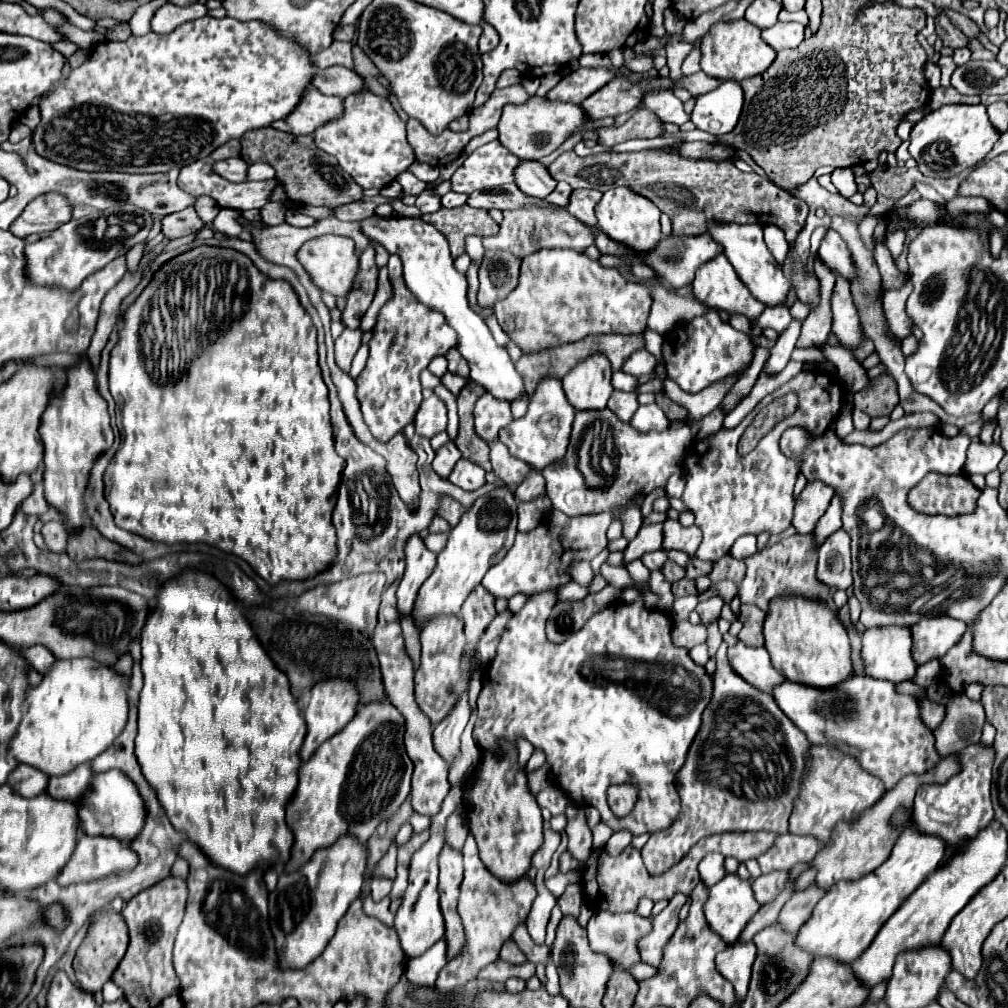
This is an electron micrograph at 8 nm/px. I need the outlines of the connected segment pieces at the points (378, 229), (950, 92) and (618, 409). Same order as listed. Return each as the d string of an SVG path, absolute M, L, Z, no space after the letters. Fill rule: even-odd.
M373 214L365 220L361 220L361 232L369 240L381 244L389 254L397 254L403 262L403 278L405 278L407 288L423 304L445 314L447 322L459 334L459 352L469 362L471 380L475 384L483 386L489 394L493 394L499 400L513 402L519 396L523 396L525 394L523 378L515 370L515 366L507 354L507 348L497 346L497 342L493 340L483 318L469 308L467 280L463 274L459 274L455 270L445 236L439 234L431 224L427 224L419 218L409 218L409 216L399 216L399 214L391 216L391 218Z
M941 86L941 88L933 90L931 100L929 100L929 108L937 110L943 104L979 104L979 96L963 96L955 88L943 88Z
M615 390L613 396L609 398L609 404L607 408L621 420L621 422L629 422L637 410L637 394L631 394L631 392L621 392L621 390Z

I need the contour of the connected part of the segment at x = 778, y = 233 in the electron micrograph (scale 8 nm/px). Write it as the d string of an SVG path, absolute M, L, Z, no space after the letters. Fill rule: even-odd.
M767 224L763 228L763 232L765 243L770 252L775 256L775 260L779 264L783 264L789 250L783 230L773 224Z

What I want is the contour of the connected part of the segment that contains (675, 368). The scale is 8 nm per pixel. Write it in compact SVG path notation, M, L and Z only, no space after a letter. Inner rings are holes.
M709 310L703 316L695 316L685 324L683 344L675 344L681 336L681 328L665 334L663 342L663 360L668 378L675 381L683 392L697 394L703 388L711 386L733 374L743 374L753 362L753 344L747 334L737 332L731 324L723 322L717 312Z

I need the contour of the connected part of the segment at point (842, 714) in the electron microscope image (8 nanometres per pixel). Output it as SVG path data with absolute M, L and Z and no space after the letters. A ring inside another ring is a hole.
M851 676L847 682L831 690L817 690L797 682L783 682L775 686L773 698L777 706L791 718L791 722L807 736L811 744L839 748L851 754L865 772L877 776L887 790L895 786L907 774L923 774L933 768L941 758L935 752L935 740L931 730L919 718L919 706L915 698L895 692L895 684L887 680L875 680L869 676Z

